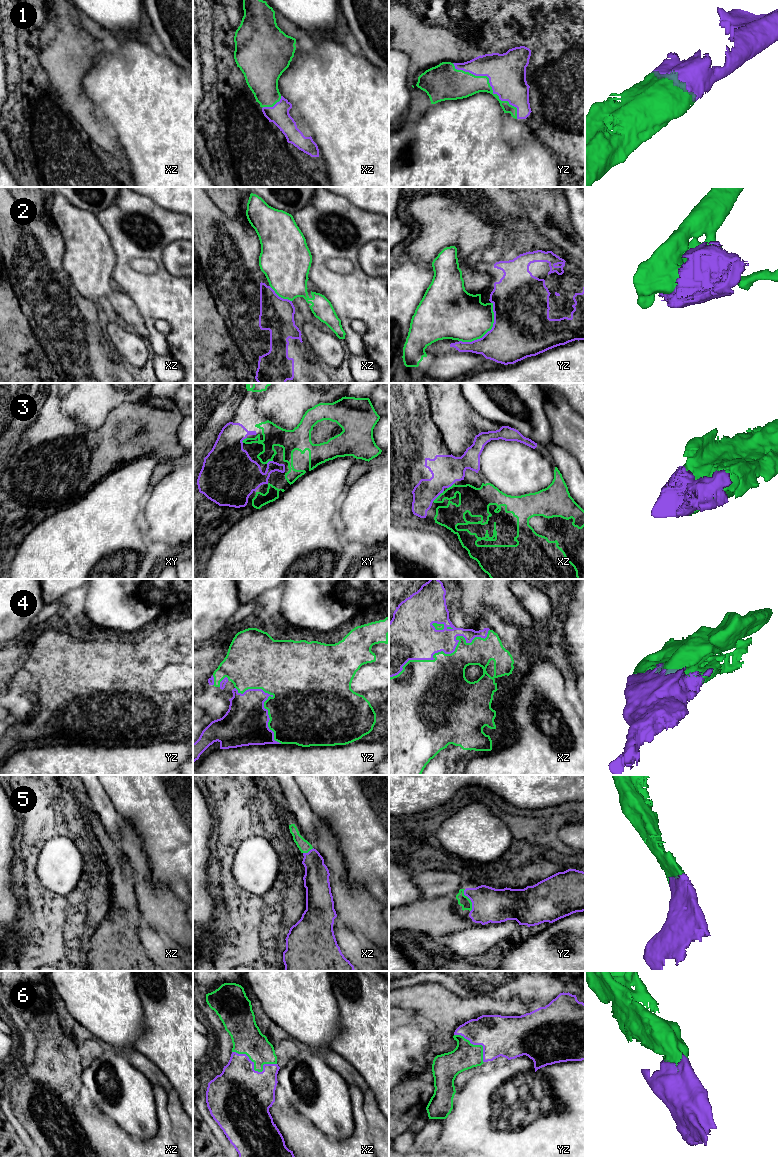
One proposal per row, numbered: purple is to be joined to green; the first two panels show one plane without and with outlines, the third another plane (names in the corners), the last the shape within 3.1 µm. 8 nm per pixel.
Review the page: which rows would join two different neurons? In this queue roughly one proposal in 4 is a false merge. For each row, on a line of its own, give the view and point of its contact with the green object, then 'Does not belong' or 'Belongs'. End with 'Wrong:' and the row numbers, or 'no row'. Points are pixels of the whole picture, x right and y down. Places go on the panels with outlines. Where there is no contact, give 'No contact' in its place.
1: Touches green at yz (489, 84). Belongs
2: Touches green at yz (488, 330). Does not belong
3: Touches green at xz (438, 496). Belongs
4: Touches green at xz (444, 653). Belongs
5: Touches green at yz (470, 900). Belongs
6: Touches green at xz (254, 1068). Belongs
Wrong: 2

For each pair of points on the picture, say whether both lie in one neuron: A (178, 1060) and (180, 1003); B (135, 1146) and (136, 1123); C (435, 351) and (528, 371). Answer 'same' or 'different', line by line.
A: same
B: different
C: different

